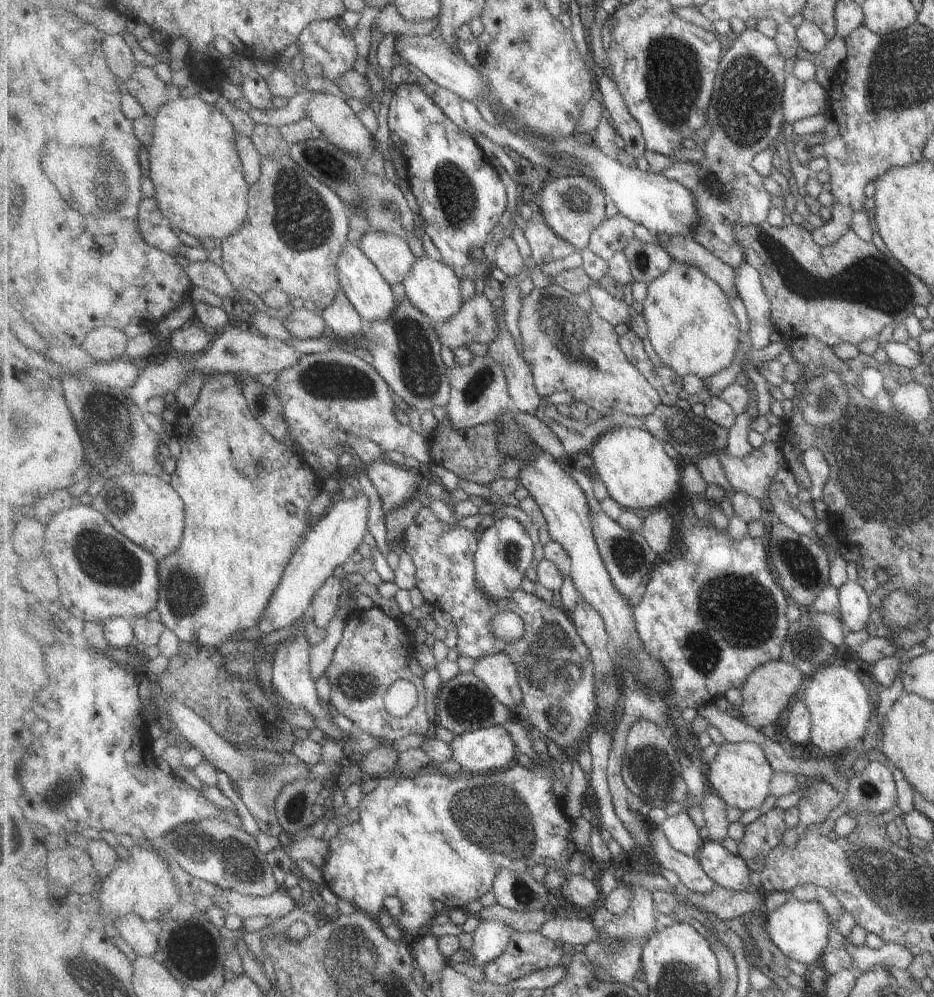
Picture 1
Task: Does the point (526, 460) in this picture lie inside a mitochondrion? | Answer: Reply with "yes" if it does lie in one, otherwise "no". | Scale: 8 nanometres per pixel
no

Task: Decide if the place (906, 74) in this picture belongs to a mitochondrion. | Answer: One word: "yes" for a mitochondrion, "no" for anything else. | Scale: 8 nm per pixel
yes

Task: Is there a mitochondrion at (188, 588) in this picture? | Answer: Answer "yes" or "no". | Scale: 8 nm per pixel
yes

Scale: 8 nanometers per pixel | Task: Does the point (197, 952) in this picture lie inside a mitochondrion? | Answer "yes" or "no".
yes

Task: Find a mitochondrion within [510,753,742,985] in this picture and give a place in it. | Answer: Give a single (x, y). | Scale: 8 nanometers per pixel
(524, 893)

